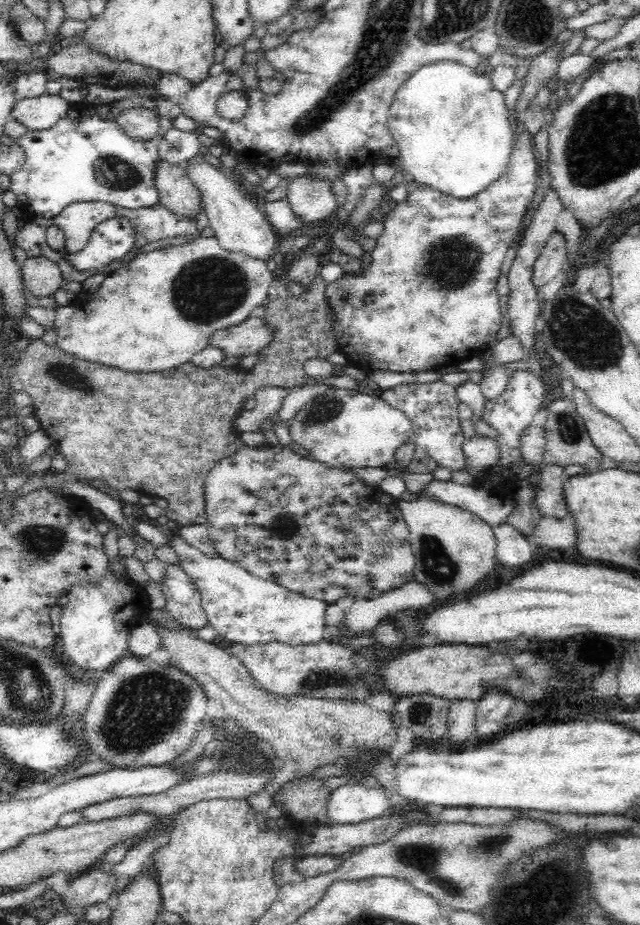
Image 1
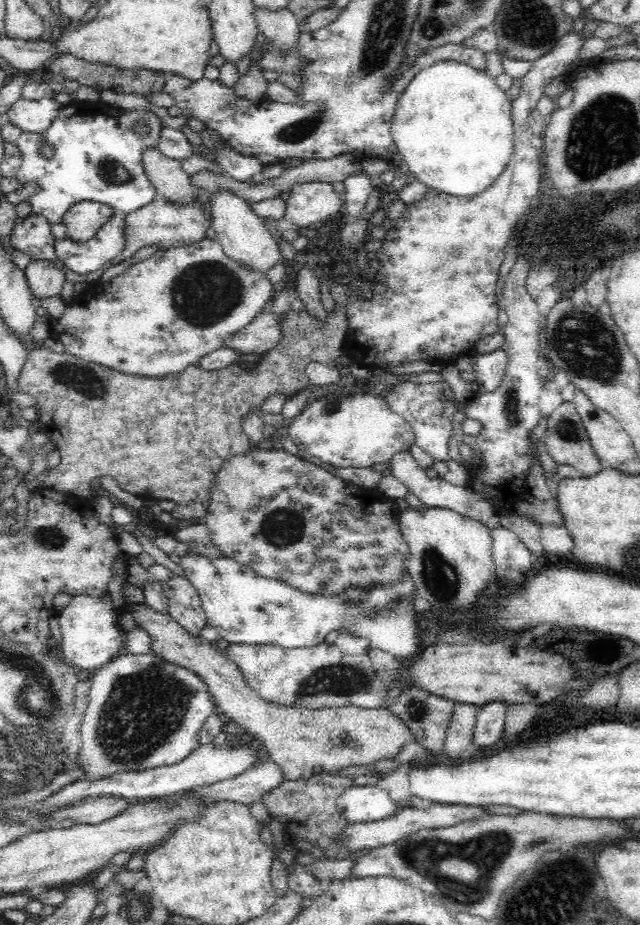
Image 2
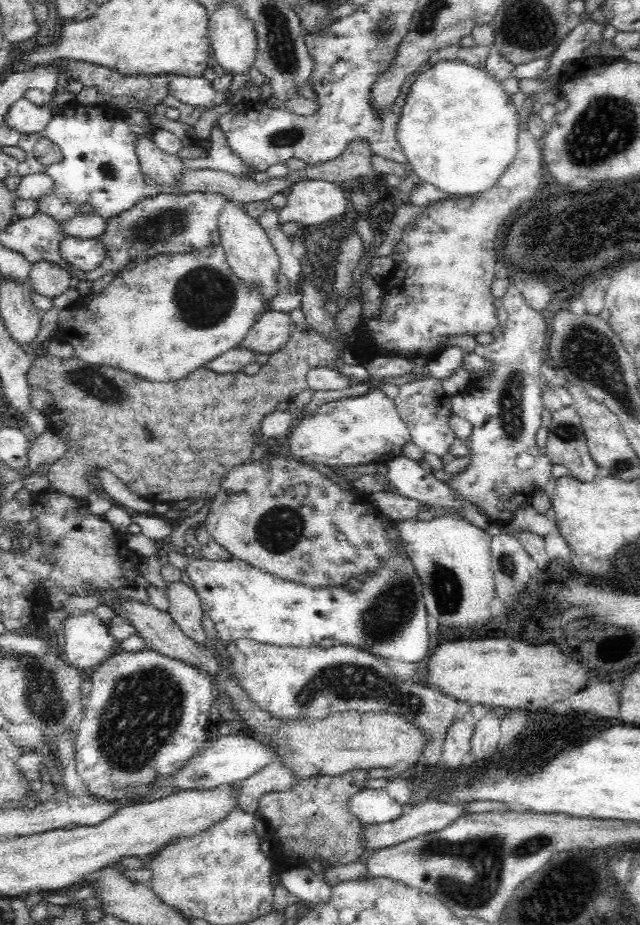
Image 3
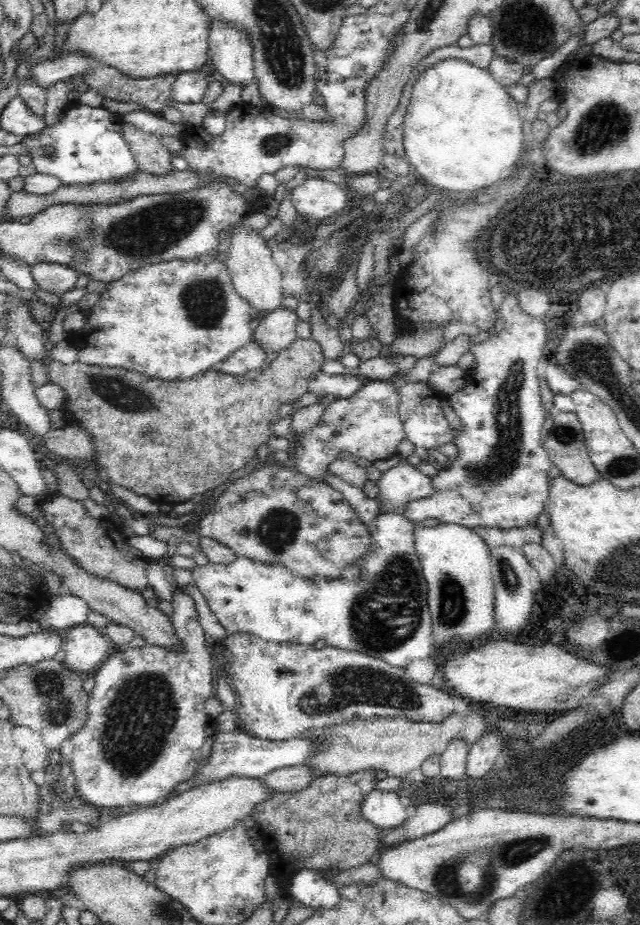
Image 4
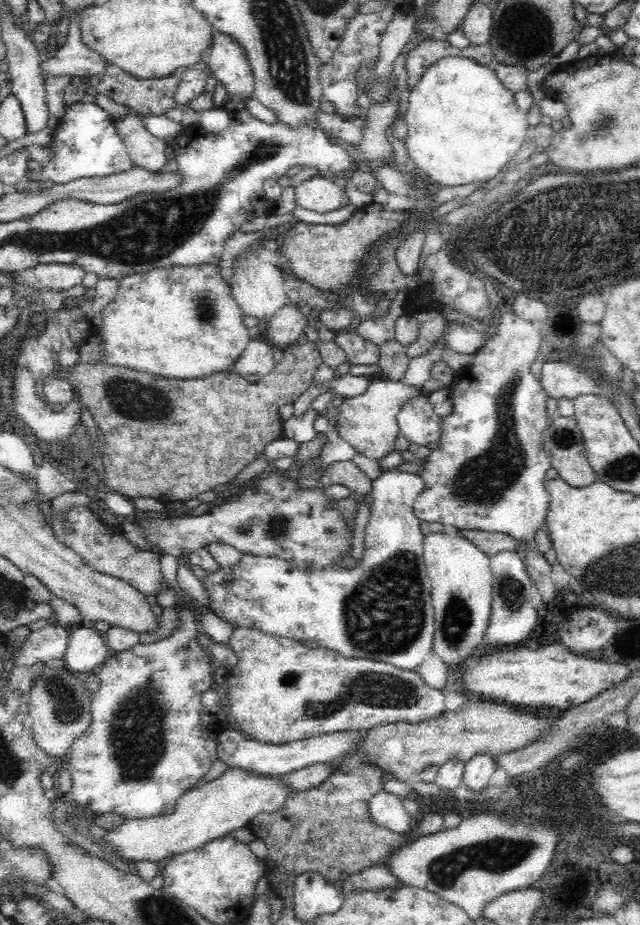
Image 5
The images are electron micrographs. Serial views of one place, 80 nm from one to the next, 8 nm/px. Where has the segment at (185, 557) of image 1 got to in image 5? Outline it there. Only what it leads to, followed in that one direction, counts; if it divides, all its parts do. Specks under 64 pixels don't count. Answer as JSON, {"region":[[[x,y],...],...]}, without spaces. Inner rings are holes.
{"region":[[[395,469],[382,473],[371,483],[372,504],[370,506],[370,518],[365,525],[364,551],[361,560],[354,568],[322,568],[316,571],[305,571],[298,568],[296,564],[290,563],[278,557],[256,557],[252,555],[243,555],[238,564],[224,569],[222,566],[219,572],[209,572],[203,585],[208,591],[211,603],[209,608],[213,610],[222,620],[229,622],[234,627],[248,627],[261,630],[266,634],[273,634],[284,639],[316,640],[321,647],[331,649],[345,657],[365,657],[368,660],[383,661],[393,664],[400,670],[415,671],[420,664],[426,660],[426,656],[431,653],[433,646],[433,634],[435,631],[435,614],[433,611],[433,600],[431,599],[431,580],[427,573],[427,566],[424,560],[424,537],[420,530],[421,520],[414,515],[413,504],[416,497],[424,490],[424,483],[420,475],[408,472],[398,472]]]}

